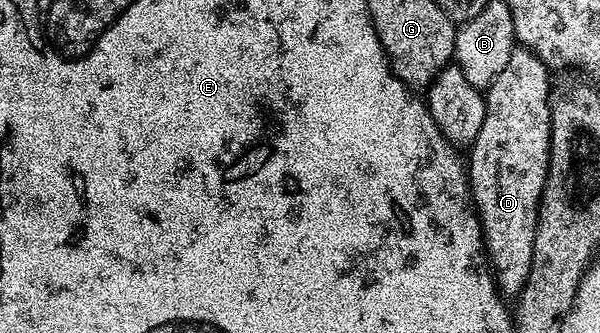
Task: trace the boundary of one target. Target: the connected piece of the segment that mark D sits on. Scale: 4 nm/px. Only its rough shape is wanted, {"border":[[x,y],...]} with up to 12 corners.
{"border":[[514,48],[484,91],[469,191],[502,295],[531,272],[550,67]]}

